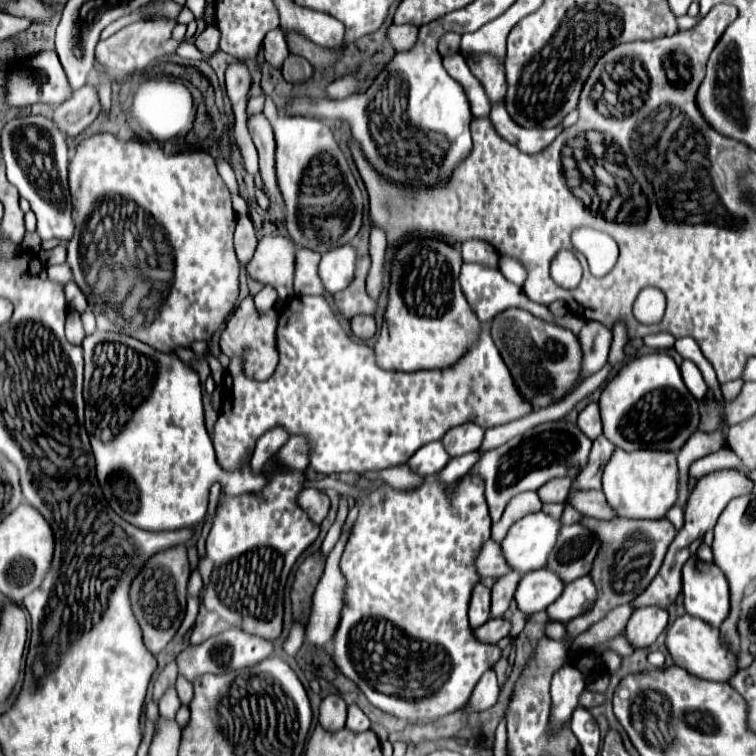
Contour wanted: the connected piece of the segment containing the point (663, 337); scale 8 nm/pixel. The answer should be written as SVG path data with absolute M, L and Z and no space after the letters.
M666 332L650 334L643 339L644 345L653 350L666 350L674 346L674 336Z

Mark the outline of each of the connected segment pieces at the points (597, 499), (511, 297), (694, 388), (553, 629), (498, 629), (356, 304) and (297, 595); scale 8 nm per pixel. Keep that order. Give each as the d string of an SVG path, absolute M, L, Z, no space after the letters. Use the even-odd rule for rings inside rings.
M570 490L568 494L568 504L574 506L580 514L590 516L590 518L600 518L600 520L610 520L616 514L612 512L610 504L604 498L602 490Z
M462 264L460 286L462 286L462 292L466 294L466 300L470 302L470 308L474 310L474 314L478 316L480 322L492 320L500 310L506 310L506 308L510 308L510 306L518 306L518 308L528 310L528 312L534 314L536 318L542 318L542 320L546 320L546 322L556 323L571 330L574 334L579 334L584 326L584 319L571 312L568 312L562 318L555 318L548 306L538 304L538 302L530 302L530 298L526 298L526 294L522 292L522 288L518 288L518 286L512 284L512 282L508 282L508 280L502 276L500 270L486 268L486 266L482 266L482 264Z
M684 360L682 366L680 366L680 372L682 372L682 378L684 378L684 384L688 386L690 394L694 394L694 398L704 398L706 392L708 392L708 386L702 378L702 372L698 370L698 366L690 360Z
M557 621L550 622L545 628L545 634L549 638L563 640L566 638L565 626Z
M490 618L484 626L474 630L474 636L484 644L496 644L500 638L508 636L508 632L510 632L510 622L502 618Z
M358 256L354 282L350 282L346 290L334 294L334 304L346 320L358 314L368 314L368 316L376 314L376 302L366 294L368 270L370 270L370 256Z
M316 550L314 554L306 556L304 562L298 566L294 574L292 592L290 592L294 622L302 622L304 626L308 624L308 616L312 608L312 594L316 590L316 584L320 582L324 564L326 564L326 556L320 550Z

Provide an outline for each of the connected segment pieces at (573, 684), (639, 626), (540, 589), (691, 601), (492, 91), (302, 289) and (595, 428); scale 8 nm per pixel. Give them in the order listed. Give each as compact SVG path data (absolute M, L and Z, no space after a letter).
M562 666L552 678L552 720L568 722L574 708L578 706L578 698L584 692L586 682L584 674L576 666Z
M654 606L638 608L632 612L624 634L626 634L626 640L634 648L648 648L664 632L666 624L668 624L668 612L666 610L654 608Z
M546 568L534 570L522 576L514 594L514 602L520 612L534 614L546 610L562 594L562 588L564 584L554 572Z
M690 556L682 568L682 584L686 612L718 628L730 610L730 592L722 570Z
M466 56L466 62L472 74L482 82L491 105L504 100L506 96L506 80L504 66L500 66L492 56Z
M308 248L296 250L296 268L294 268L294 292L296 296L306 294L324 294L324 286L318 276L320 254Z
M596 402L588 404L588 406L580 412L580 416L578 416L578 428L580 428L590 440L594 440L594 438L598 438L598 436L602 434L600 408L598 408Z

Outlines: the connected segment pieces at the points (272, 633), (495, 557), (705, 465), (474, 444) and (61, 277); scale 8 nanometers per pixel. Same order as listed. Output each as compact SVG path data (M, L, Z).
M274 454L264 464L262 474L266 476L266 486L260 492L238 496L220 492L218 496L216 516L206 538L206 554L198 562L198 572L204 586L200 596L200 612L190 636L192 644L200 644L206 638L230 628L250 628L250 634L266 640L274 640L282 632L282 596L288 574L298 556L316 540L316 536L320 534L320 526L314 526L314 522L310 522L310 516L298 506L298 502L294 502L294 498L298 498L300 490L306 484L306 474L302 470L282 466Z
M490 538L490 542L482 544L482 550L478 552L478 574L480 578L500 578L502 574L508 574L512 568L506 564L506 560L502 558L502 552L500 552L500 546L498 542L494 542Z
M720 448L714 454L708 454L700 460L696 460L690 466L690 476L692 478L702 478L714 470L724 470L724 468L742 468L742 460L730 450L730 448Z
M468 422L468 424L456 426L454 430L448 430L440 442L446 446L446 452L454 458L454 456L462 456L478 450L478 446L482 444L482 438L484 438L484 428Z
M68 264L50 266L46 272L48 272L48 278L52 282L58 282L58 284L68 284L72 280L72 272L70 272L70 266Z

